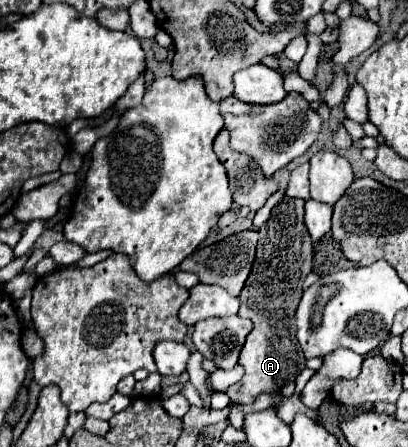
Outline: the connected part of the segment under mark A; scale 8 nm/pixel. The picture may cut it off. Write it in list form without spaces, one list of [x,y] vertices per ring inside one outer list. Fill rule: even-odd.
[[[285,195],[273,207],[267,223],[259,227],[257,257],[239,295],[239,315],[249,317],[255,327],[247,335],[239,355],[239,365],[245,369],[245,375],[235,387],[227,391],[229,399],[237,405],[253,405],[261,393],[277,393],[285,383],[295,381],[297,373],[305,369],[305,355],[295,335],[289,335],[293,331],[293,313],[303,295],[299,283],[311,273],[313,261],[313,243],[303,221],[303,205],[303,199],[291,199]],[[281,327],[283,335],[275,335],[273,331]]]

